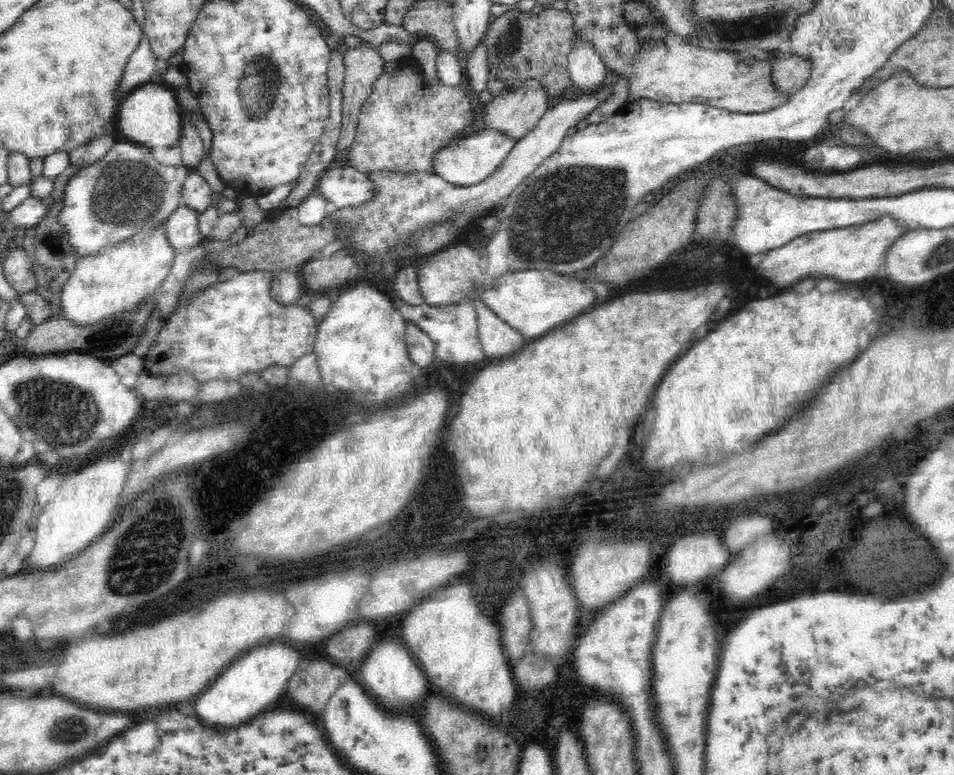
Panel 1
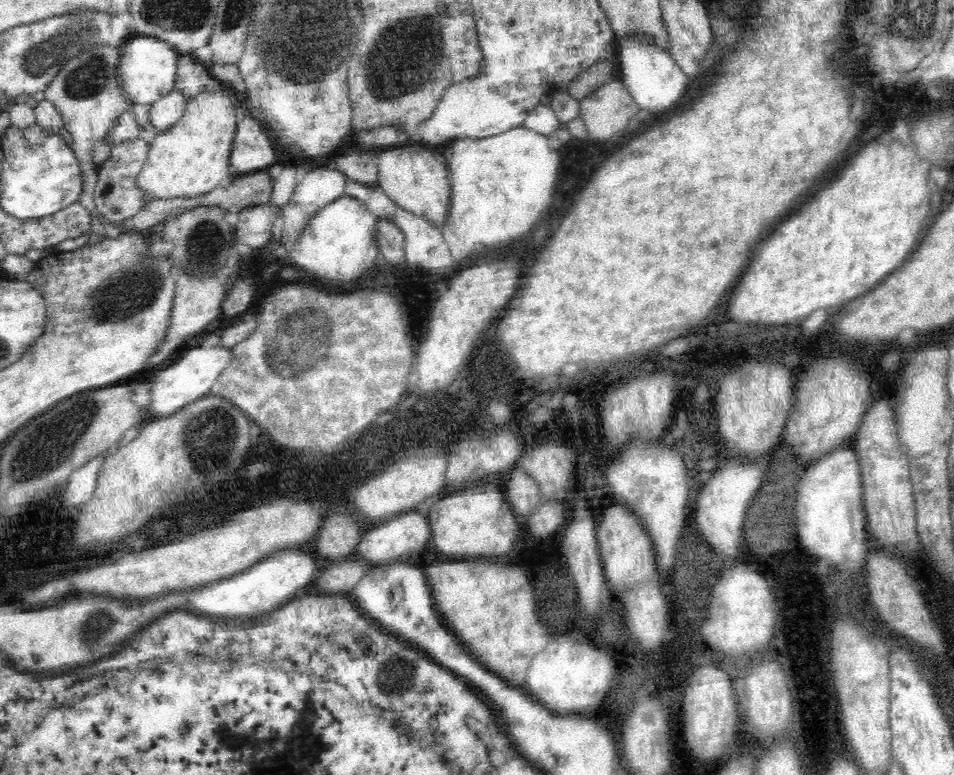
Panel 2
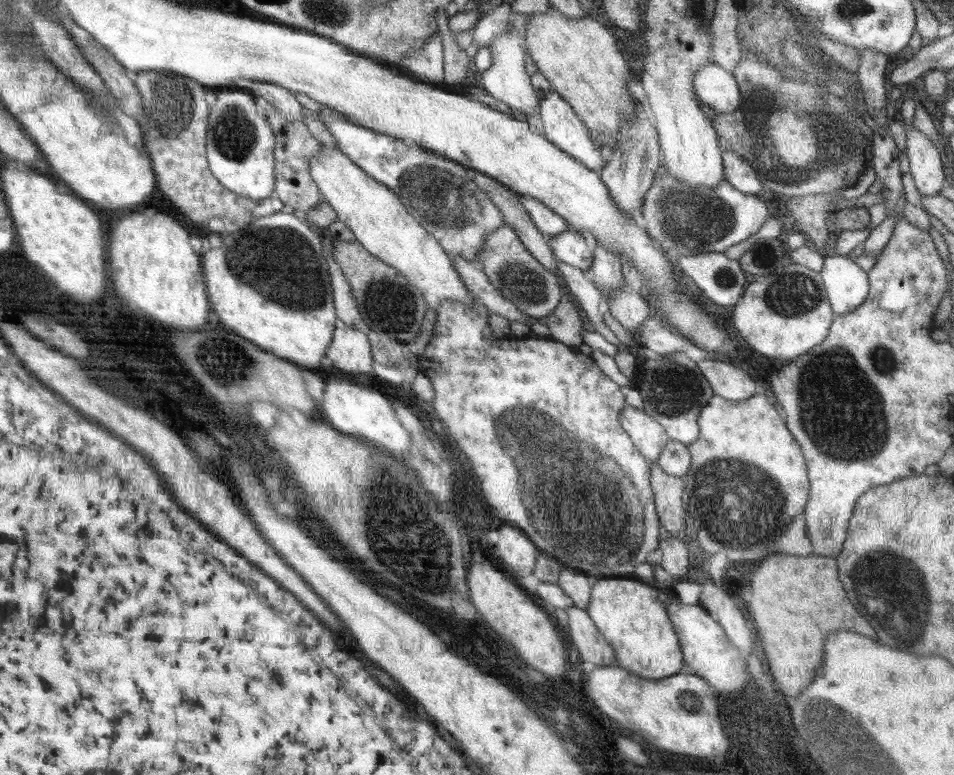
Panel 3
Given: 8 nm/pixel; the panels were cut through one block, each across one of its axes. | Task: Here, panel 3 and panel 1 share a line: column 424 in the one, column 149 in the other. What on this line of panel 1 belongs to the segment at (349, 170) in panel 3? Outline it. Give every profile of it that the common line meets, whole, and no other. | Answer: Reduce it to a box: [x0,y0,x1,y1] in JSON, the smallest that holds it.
[59,223,174,324]

